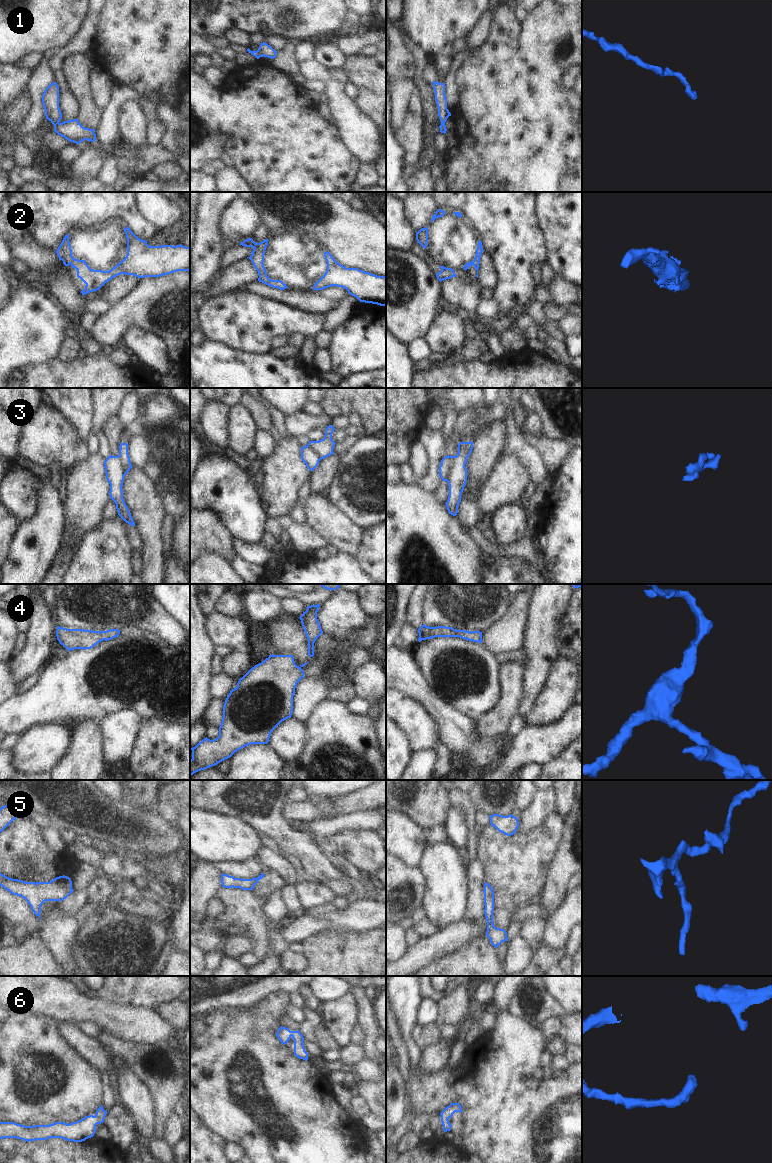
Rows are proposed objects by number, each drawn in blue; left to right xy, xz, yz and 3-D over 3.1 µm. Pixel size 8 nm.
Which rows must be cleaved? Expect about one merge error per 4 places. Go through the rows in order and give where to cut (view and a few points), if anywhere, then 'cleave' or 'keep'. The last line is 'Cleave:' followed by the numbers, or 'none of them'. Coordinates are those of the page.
1: no cut | keep
2: no cut | keep
3: yz (465, 467), (463, 475), (459, 475), (453, 470), (447, 481) | cleave
4: no cut | keep
5: no cut | keep
6: no cut | keep
Cleave: 3

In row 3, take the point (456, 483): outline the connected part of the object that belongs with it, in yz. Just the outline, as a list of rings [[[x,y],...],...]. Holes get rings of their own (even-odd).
[[[465,467],[465,475],[459,476],[456,470],[453,470],[449,480],[449,497],[446,504],[449,514],[456,516],[458,513],[458,506],[461,502],[461,495],[467,482],[467,468]]]

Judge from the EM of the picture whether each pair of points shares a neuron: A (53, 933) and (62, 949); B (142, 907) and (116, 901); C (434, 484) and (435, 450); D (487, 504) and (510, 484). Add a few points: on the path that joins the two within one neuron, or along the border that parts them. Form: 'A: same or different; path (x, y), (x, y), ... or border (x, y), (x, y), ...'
A: same; path (57, 937), (61, 945)
B: same; path (136, 906), (122, 903)
C: same; path (434, 476), (435, 458)
D: same; path (493, 498), (504, 487)

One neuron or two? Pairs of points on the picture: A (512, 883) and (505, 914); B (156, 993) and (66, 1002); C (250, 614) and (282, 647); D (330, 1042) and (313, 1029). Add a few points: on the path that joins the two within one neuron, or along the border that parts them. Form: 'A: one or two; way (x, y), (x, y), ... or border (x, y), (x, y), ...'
A: one; way (511, 891), (505, 906)
B: two; border (78, 990), (88, 996), (123, 1005)
C: two; border (285, 613), (264, 624)
D: one; way (326, 1042), (317, 1033)

